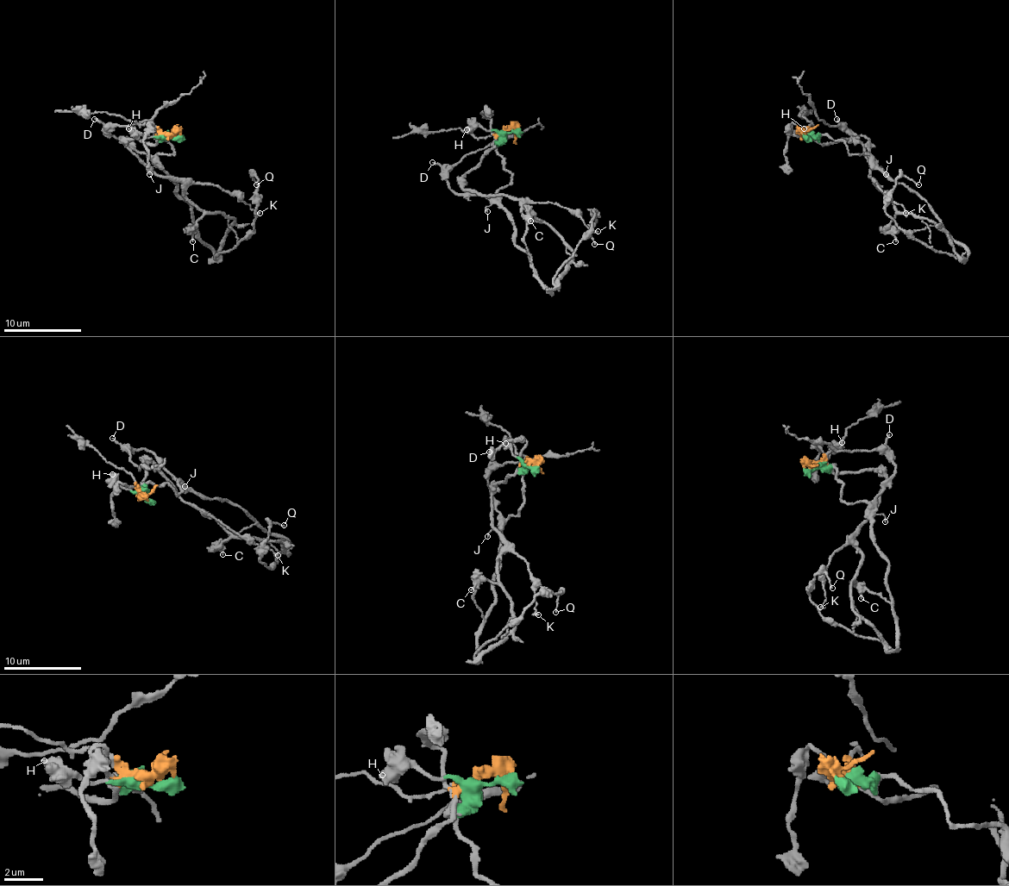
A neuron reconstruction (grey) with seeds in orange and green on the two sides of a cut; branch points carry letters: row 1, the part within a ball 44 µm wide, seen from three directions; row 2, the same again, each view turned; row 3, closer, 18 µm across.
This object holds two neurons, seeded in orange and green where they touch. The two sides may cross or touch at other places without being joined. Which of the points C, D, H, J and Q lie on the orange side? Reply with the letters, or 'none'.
none

